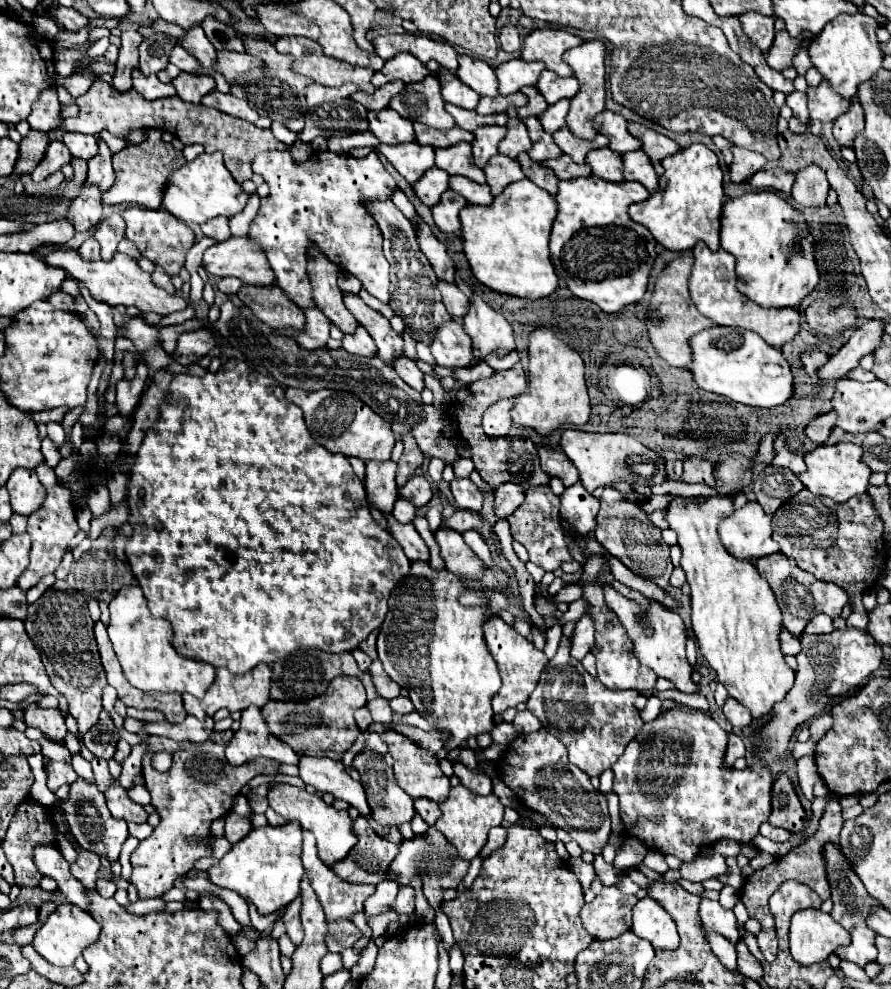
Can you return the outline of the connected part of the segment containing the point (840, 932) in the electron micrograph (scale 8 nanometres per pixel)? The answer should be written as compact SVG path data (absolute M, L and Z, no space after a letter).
M801 910L791 920L789 930L791 956L803 964L815 964L827 960L839 946L851 942L849 932L821 910Z

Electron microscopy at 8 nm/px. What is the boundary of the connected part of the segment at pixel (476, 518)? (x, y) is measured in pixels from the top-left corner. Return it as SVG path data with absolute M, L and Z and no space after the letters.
M455 510L455 514L449 520L443 520L445 528L465 532L465 530L477 530L483 538L491 538L489 522L483 520L481 512L467 512L467 510Z

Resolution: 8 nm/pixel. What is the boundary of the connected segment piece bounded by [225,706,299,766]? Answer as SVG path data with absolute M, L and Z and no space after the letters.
M249 706L241 712L241 726L227 744L225 757L231 766L241 766L253 758L269 758L279 764L299 762L299 756L287 744L269 734L257 706Z

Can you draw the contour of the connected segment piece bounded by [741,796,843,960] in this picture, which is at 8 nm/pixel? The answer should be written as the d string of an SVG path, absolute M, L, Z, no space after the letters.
M827 796L827 806L825 806L825 810L823 810L821 826L819 826L817 834L815 834L813 838L809 838L807 842L795 846L787 856L775 858L769 866L765 866L765 868L761 868L761 870L755 870L755 872L747 878L747 882L745 882L743 890L741 890L741 902L745 904L749 916L755 918L755 920L759 920L759 924L761 924L761 932L757 934L757 944L759 944L759 950L761 950L761 954L765 956L765 960L773 960L773 958L777 956L777 944L779 944L779 942L777 942L775 924L773 924L773 916L771 916L769 904L767 904L769 896L771 896L771 894L775 892L775 888L777 888L779 884L783 884L785 880L799 880L799 882L807 884L809 888L813 888L823 900L827 900L827 898L831 896L831 888L829 888L827 874L825 874L825 866L823 866L823 846L825 846L827 842L835 844L835 842L839 840L841 826L843 826L843 822L841 822L841 806L839 806L839 800Z

